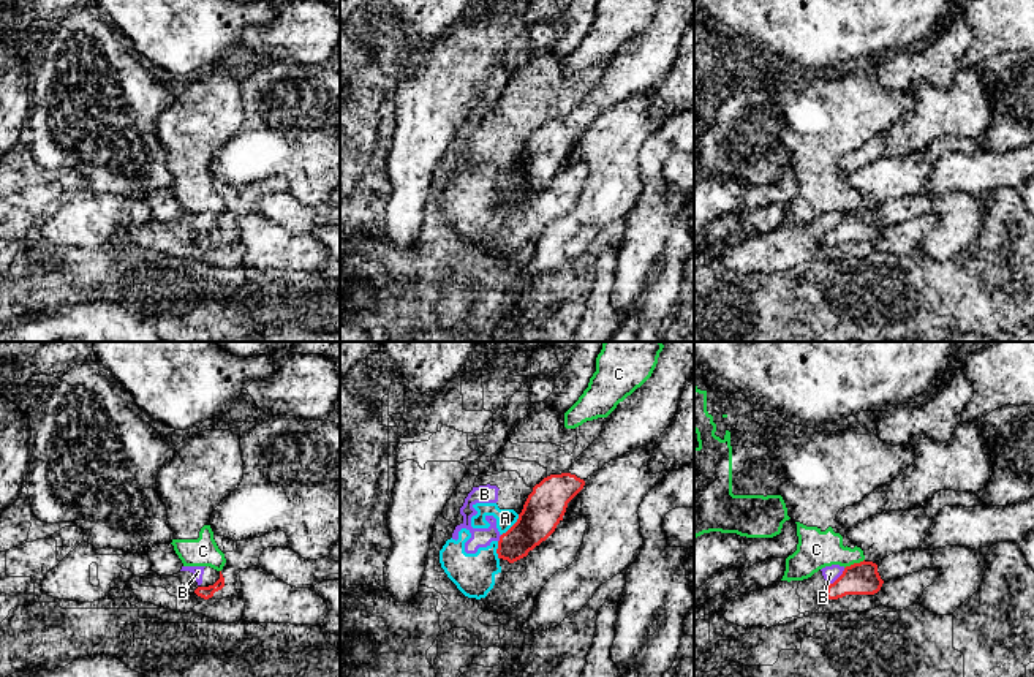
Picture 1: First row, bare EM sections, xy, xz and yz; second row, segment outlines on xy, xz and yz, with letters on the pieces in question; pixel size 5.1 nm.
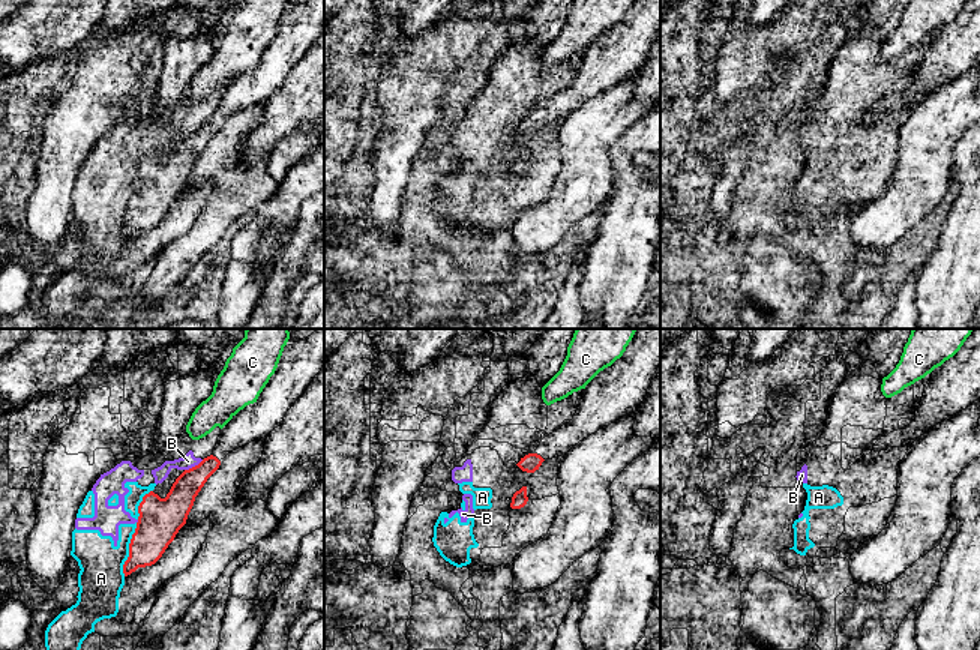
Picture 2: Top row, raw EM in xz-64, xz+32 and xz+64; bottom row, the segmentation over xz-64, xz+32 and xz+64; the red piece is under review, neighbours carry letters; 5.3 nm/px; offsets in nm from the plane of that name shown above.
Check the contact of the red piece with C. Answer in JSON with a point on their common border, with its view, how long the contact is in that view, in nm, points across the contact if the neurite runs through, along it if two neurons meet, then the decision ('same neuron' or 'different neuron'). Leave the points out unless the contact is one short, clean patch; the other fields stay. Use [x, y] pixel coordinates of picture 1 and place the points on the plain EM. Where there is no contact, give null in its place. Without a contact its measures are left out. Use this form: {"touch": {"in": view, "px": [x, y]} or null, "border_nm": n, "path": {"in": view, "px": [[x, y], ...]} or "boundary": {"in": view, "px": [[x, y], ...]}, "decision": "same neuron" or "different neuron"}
{"touch": {"in": "yz", "px": [854, 209]}, "border_nm": 120, "boundary": {"in": "yz", "px": [[864, 204], [845, 214]]}, "decision": "different neuron"}

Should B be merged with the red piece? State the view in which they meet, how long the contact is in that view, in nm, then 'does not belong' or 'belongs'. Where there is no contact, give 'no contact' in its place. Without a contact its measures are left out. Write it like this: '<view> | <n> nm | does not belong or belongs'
yz | 130 nm | does not belong

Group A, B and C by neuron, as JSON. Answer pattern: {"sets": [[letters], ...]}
{"sets": [["A", "B"], ["C"]]}

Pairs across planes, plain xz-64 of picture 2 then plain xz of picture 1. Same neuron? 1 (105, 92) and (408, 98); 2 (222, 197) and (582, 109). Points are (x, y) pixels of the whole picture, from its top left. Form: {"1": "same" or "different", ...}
{"1": "same", "2": "different"}

